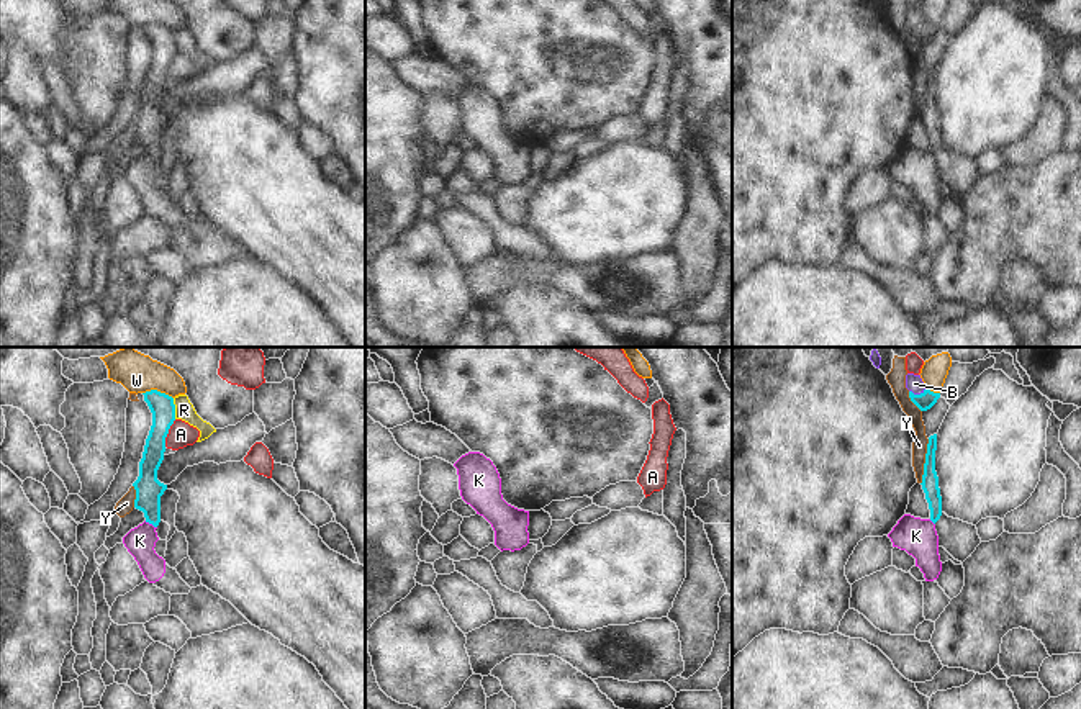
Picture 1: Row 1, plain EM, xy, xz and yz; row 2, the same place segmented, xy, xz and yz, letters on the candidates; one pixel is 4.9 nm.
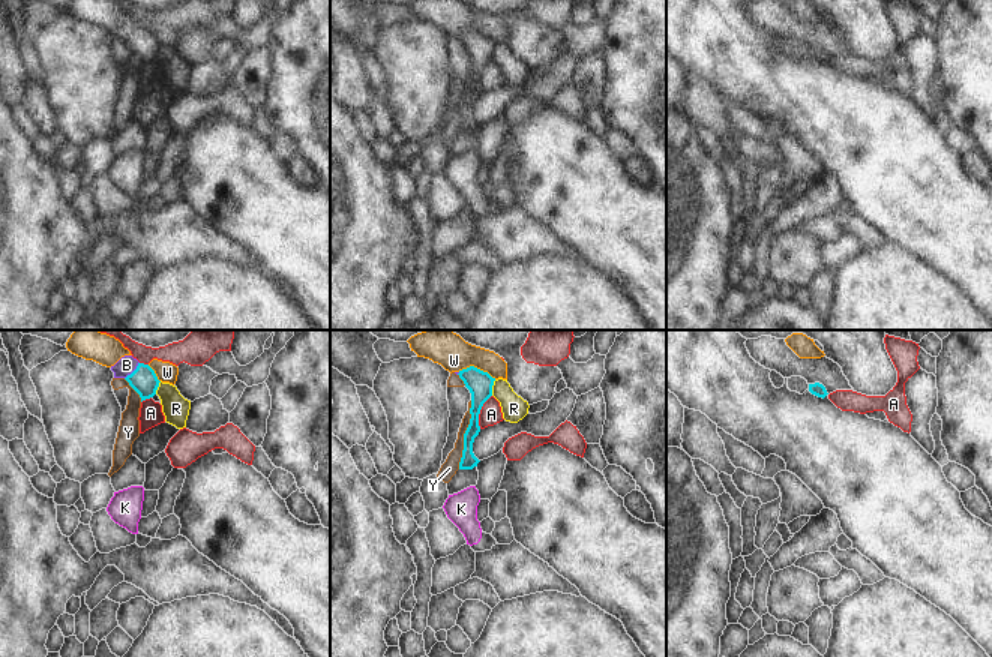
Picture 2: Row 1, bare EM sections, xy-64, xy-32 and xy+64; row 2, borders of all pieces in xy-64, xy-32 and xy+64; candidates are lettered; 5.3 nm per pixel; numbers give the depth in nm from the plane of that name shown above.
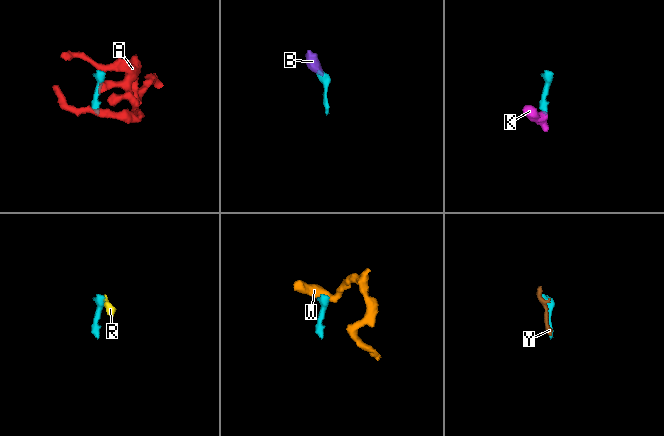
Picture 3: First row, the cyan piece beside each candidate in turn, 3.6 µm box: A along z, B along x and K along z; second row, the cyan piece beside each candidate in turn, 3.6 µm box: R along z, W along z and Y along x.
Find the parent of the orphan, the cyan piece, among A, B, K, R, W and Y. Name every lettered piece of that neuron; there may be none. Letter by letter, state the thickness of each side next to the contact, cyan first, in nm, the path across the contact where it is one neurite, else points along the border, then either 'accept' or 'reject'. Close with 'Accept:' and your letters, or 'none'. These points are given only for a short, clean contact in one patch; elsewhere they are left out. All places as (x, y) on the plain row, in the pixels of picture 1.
A: 120/130 nm | reject
B: 90/90 nm | across yz (926, 33), (918, 28), (914, 17) | accept
K: 130/140 nm | across xy (148, 121), (151, 156), (140, 174) | accept
R: 120/100 nm | along xy (172, 31), (176, 51) | reject
W: 120/130 nm | along xy (143, 25), (159, 23), (172, 31) | reject
Y: 80/80 nm | reject
Accept: B, K

